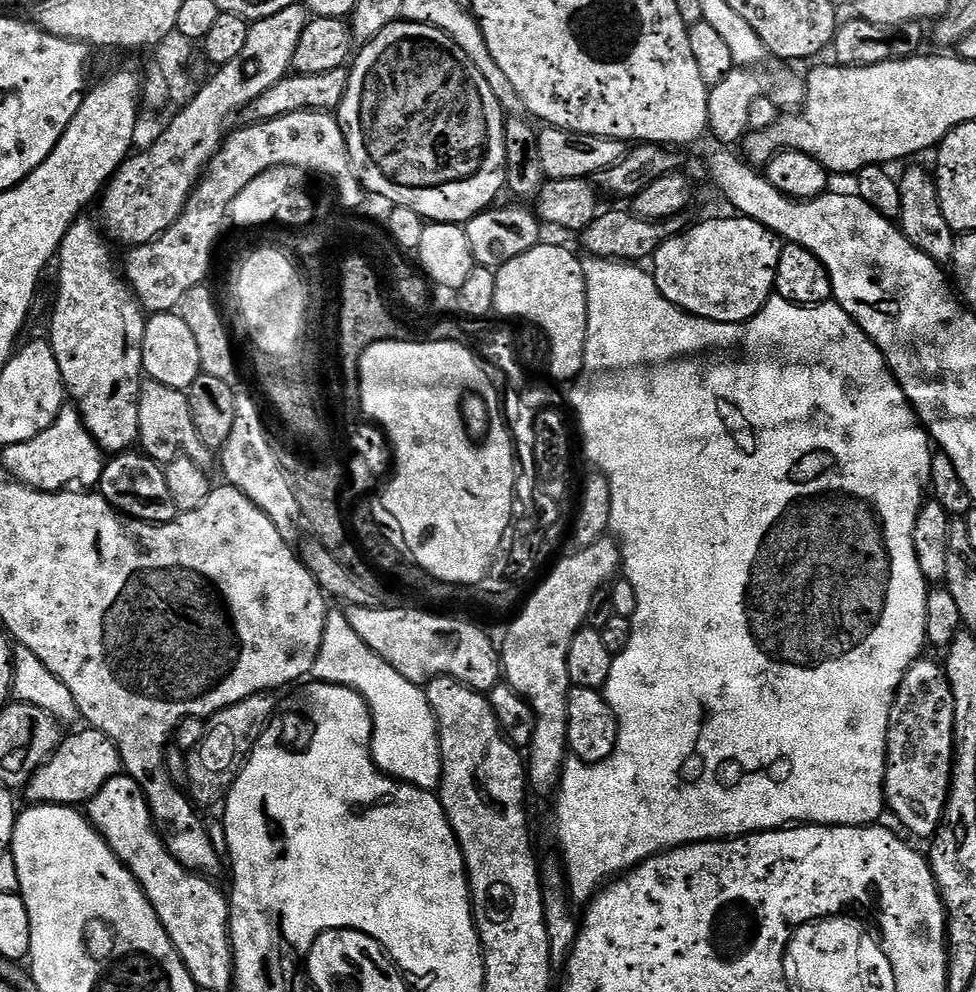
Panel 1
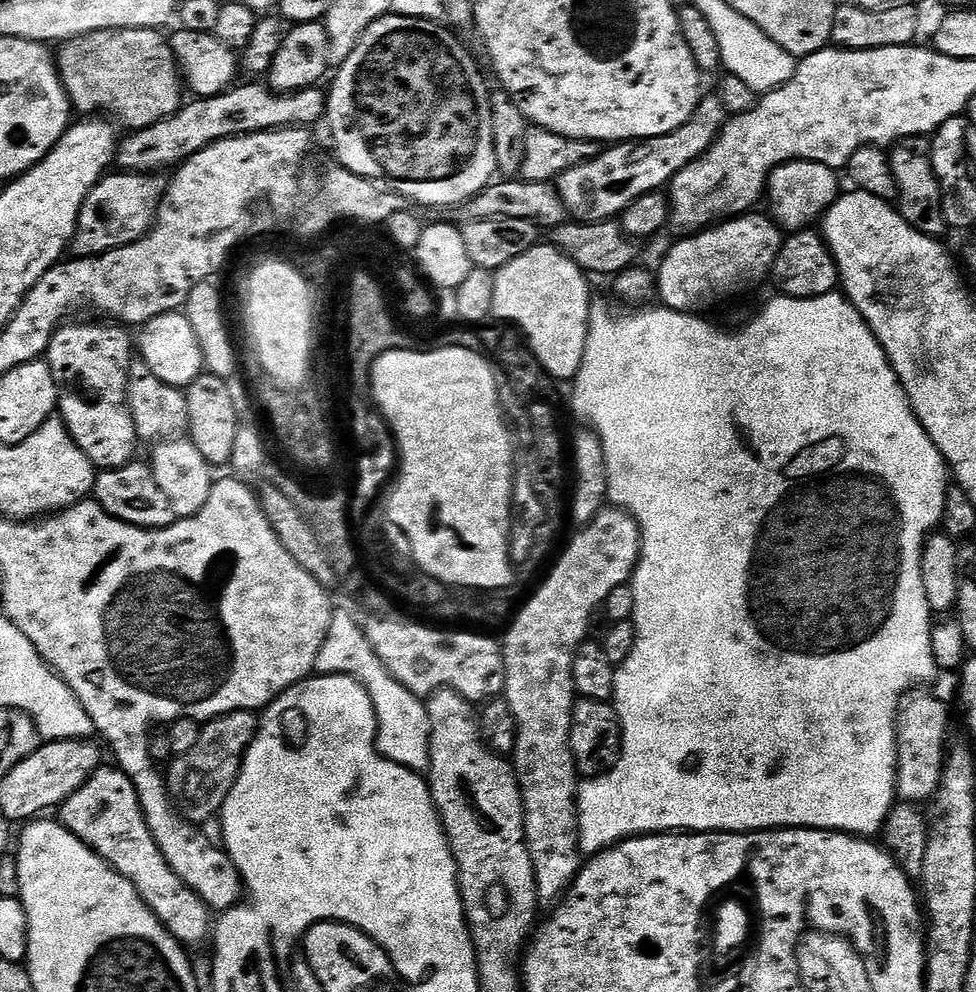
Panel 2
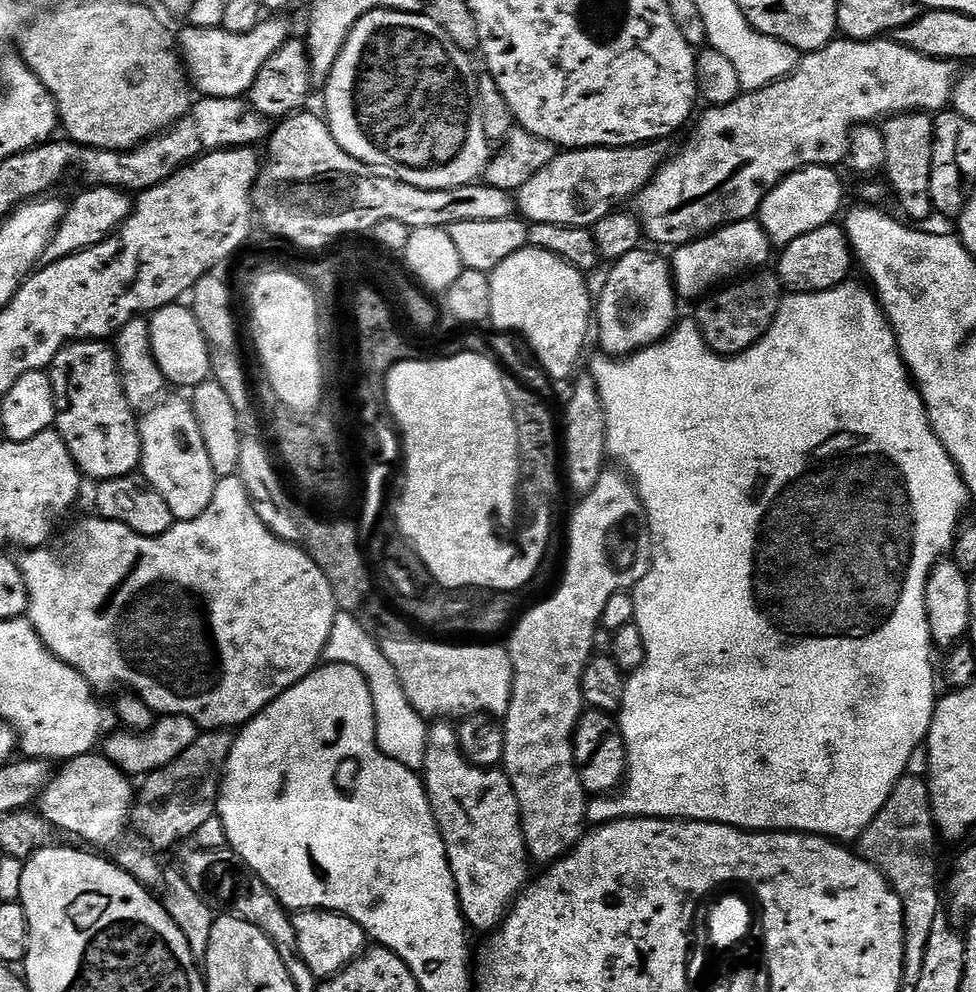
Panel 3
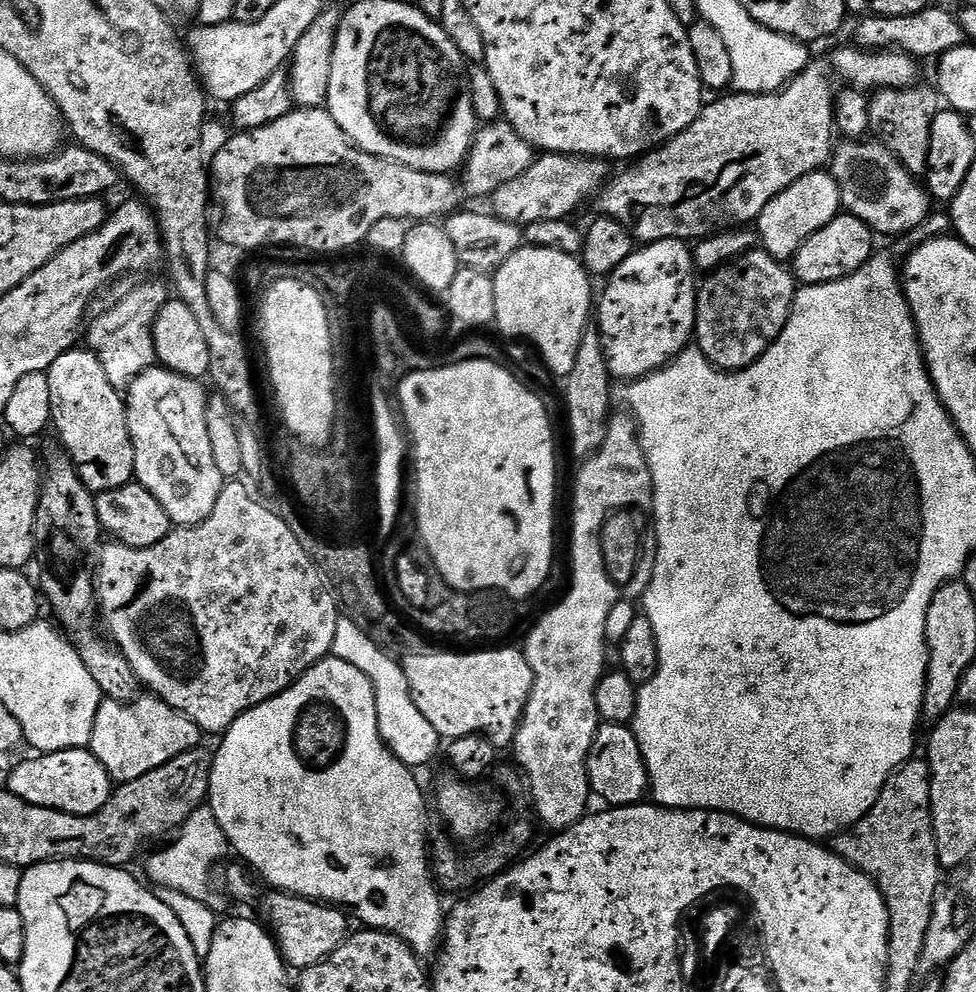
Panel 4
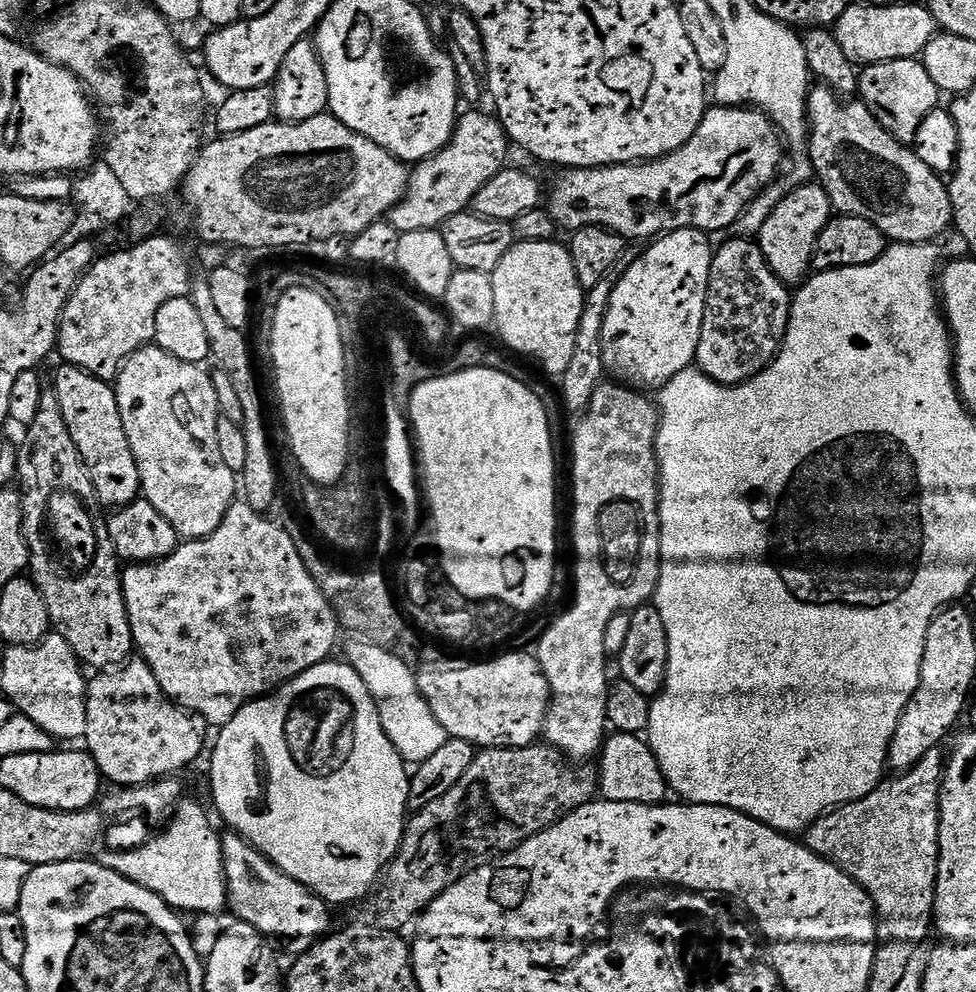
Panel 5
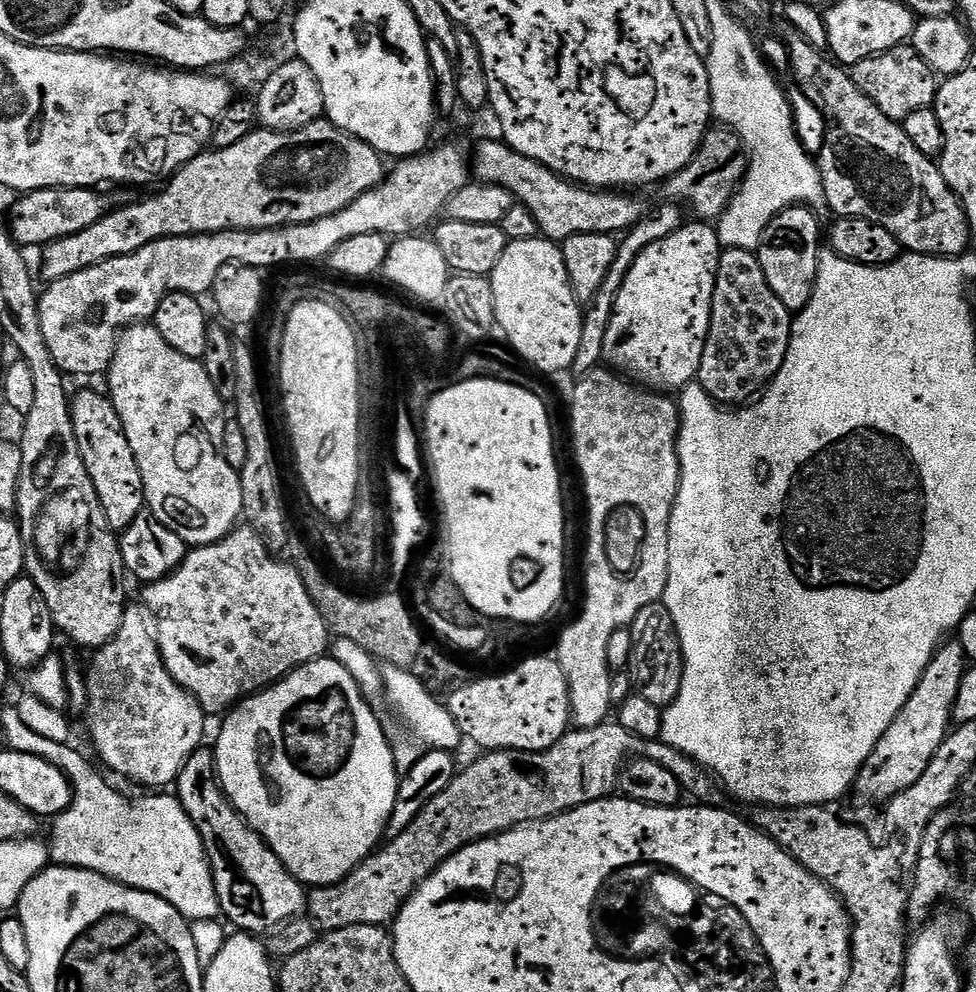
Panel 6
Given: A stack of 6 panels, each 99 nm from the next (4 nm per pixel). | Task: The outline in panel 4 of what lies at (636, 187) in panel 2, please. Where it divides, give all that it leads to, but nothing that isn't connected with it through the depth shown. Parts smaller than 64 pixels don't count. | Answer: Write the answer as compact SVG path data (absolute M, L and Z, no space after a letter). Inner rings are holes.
M559 152L537 155L526 174L520 174L518 178L494 190L490 198L491 215L521 226L543 220L569 219L573 215L571 212L578 211L580 204L586 203L588 199L589 203L608 183L608 164L609 161L604 158L566 156Z

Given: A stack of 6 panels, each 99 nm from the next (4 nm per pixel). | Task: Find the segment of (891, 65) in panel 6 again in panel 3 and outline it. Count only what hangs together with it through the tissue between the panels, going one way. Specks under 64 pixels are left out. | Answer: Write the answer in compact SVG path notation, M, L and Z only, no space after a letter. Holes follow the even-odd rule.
M903 112L900 116L889 116L883 121L882 131L886 138L886 177L892 182L896 191L896 200L900 208L912 222L928 220L934 216L932 199L930 198L930 174L934 158L933 117L927 112Z

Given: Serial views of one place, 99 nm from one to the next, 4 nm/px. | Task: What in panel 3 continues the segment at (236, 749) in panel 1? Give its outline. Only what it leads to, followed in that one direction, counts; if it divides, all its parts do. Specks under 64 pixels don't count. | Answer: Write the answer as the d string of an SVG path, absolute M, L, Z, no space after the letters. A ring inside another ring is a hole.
M228 730L201 731L190 750L178 754L174 762L143 777L141 784L144 785L141 788L139 785L134 796L132 820L135 831L137 828L144 835L143 843L149 849L172 848L183 840L191 841L201 826L217 815L220 783L224 781L233 739L233 733Z

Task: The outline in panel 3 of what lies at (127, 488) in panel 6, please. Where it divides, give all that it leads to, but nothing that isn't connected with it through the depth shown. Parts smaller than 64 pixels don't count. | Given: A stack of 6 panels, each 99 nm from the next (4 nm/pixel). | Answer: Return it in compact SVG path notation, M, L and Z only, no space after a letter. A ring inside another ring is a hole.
M99 340L69 342L52 360L50 375L56 403L54 428L66 442L81 473L87 479L89 476L92 482L133 475L140 468L140 425L137 413L126 402L115 351L107 343Z

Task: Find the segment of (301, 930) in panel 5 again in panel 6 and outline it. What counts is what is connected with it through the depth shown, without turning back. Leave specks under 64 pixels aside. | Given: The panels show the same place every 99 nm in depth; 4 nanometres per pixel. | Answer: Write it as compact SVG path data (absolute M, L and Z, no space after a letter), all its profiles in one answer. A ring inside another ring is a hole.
M207 747L196 749L186 762L184 769L180 771L180 779L176 781L174 788L178 793L181 805L186 814L193 820L193 826L204 843L208 864L212 868L213 882L217 890L217 898L220 903L220 911L226 917L229 925L237 924L239 931L244 934L260 934L256 932L268 932L271 928L287 925L295 921L300 911L306 908L306 888L299 880L295 880L286 870L286 866L268 849L268 843L257 832L252 830L248 821L233 808L228 797L224 795L216 774L216 757Z

